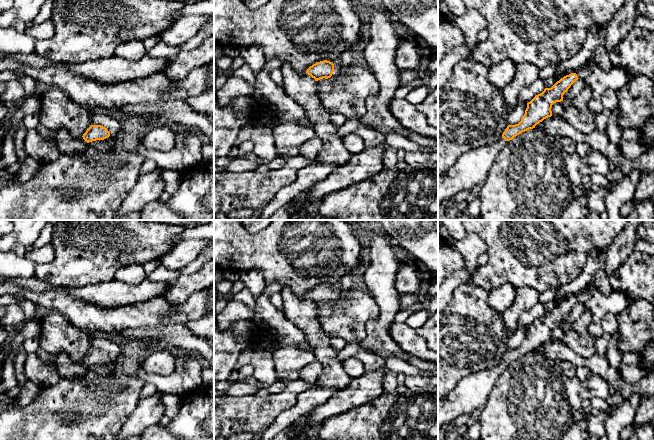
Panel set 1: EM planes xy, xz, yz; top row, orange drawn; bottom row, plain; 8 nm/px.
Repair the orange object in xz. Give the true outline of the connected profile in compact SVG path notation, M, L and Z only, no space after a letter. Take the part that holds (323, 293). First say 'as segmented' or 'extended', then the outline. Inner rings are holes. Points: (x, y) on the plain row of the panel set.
as segmented; M327 284L313 288L306 295L308 299L315 303L315 305L318 305L323 302L328 303L332 300L333 296L334 288Z

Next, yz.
extended; M585 287L577 298L566 299L551 312L545 312L527 327L521 345L515 349L508 349L498 365L465 376L445 399L438 398L438 426L452 422L462 414L470 414L475 409L482 410L507 366L551 341L552 329L563 325L563 319L571 309L576 304L585 302L590 295L590 290Z

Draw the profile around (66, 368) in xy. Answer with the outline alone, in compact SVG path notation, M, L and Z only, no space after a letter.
M65 352L56 355L54 368L61 378L79 378L84 376L88 371L88 367L83 361L72 361Z

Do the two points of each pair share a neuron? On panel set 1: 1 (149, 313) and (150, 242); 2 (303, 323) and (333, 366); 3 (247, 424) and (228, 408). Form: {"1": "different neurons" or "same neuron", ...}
{"1": "different neurons", "2": "same neuron", "3": "same neuron"}

